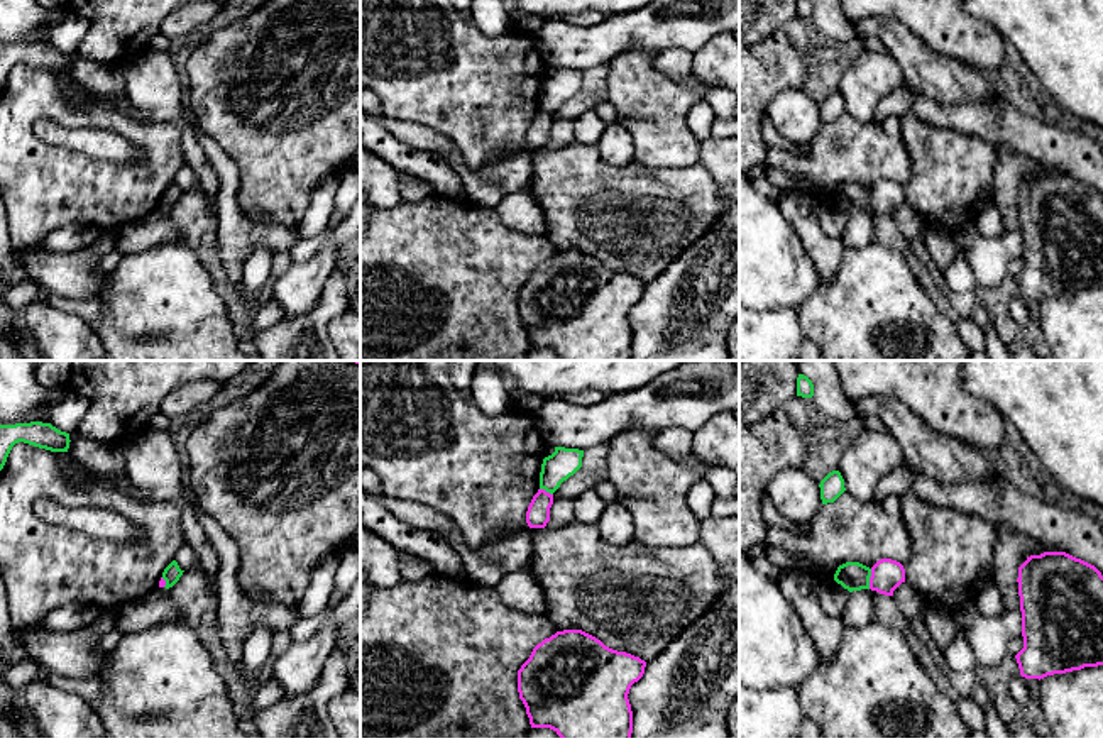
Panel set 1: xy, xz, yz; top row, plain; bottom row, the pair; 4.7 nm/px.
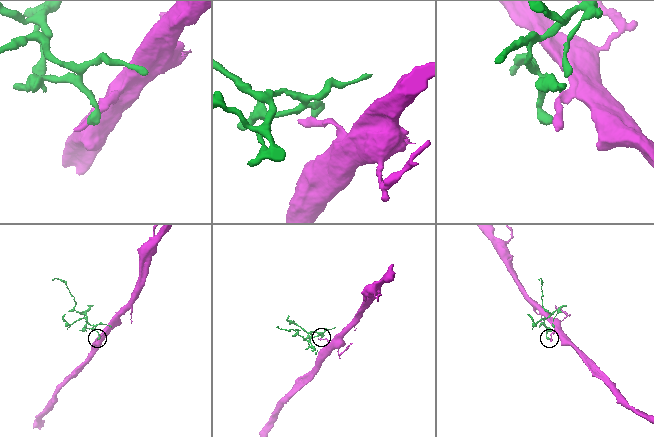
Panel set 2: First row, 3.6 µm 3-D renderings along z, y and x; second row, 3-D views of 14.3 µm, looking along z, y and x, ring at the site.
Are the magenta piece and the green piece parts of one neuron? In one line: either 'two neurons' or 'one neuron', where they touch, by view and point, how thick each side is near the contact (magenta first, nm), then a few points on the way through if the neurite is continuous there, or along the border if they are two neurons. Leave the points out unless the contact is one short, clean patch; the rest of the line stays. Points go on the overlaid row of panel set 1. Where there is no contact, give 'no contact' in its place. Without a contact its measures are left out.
two neurons; meets magenta in yz at (870, 579); 150 nm thick on the magenta side, 140 nm on the other; border along yz (872, 569), (868, 588)

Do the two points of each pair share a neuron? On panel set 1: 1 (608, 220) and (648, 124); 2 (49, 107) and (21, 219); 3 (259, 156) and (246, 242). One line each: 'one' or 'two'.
1: two
2: one
3: two

